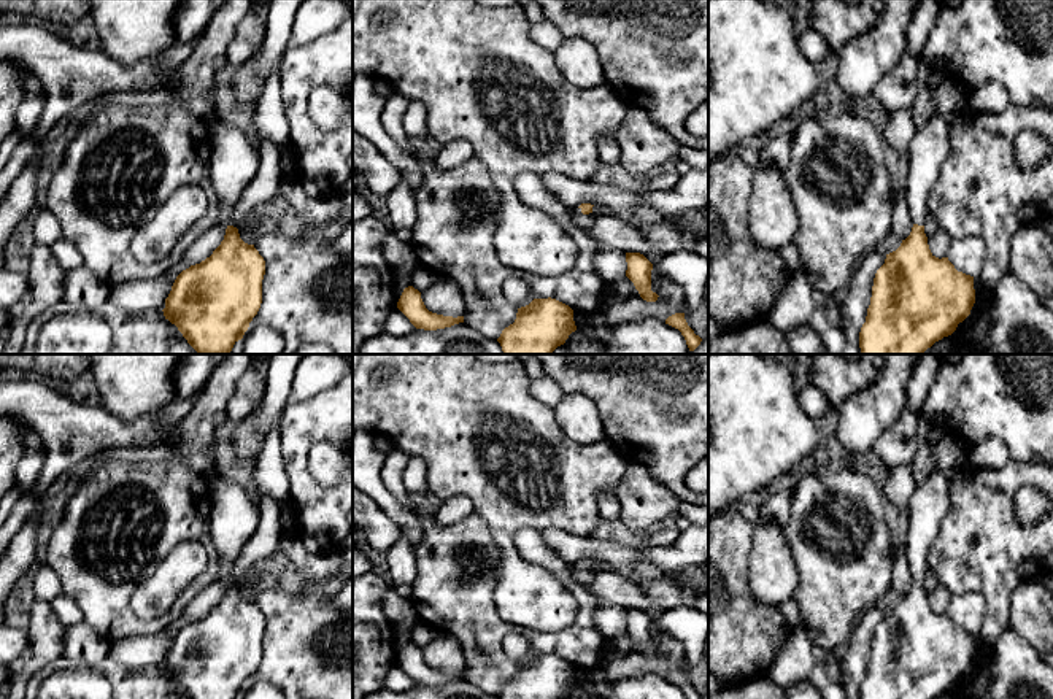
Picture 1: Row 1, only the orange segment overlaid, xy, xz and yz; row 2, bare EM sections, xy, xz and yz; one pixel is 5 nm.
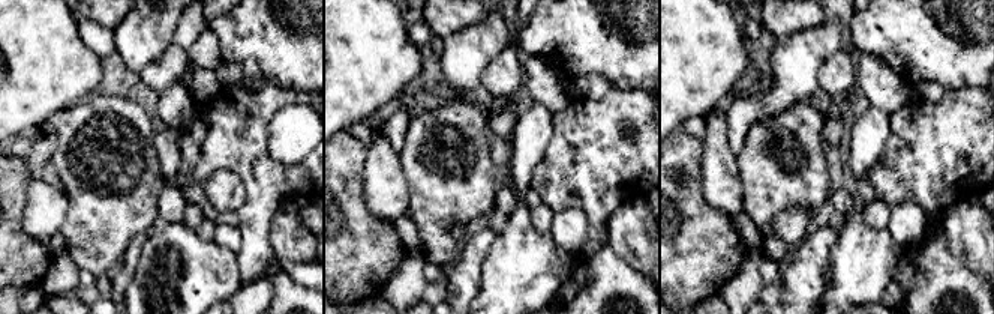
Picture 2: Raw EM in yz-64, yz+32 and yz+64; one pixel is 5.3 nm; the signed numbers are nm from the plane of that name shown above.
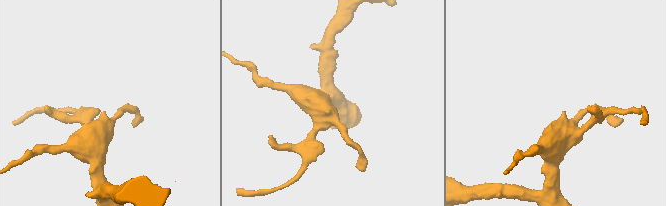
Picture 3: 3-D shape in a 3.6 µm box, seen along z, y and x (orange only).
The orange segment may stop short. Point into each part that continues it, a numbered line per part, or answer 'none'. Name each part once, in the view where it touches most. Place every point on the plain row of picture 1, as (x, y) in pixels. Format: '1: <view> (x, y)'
1: yz (928, 505)

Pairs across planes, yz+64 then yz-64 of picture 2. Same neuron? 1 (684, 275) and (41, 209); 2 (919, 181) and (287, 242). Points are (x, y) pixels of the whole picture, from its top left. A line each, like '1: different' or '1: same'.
1: different
2: different

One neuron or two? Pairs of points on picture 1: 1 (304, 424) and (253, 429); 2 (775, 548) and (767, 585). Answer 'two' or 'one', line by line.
1: two
2: one

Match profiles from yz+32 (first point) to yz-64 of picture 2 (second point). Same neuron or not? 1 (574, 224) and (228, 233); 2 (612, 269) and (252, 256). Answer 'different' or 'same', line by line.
1: same
2: different

